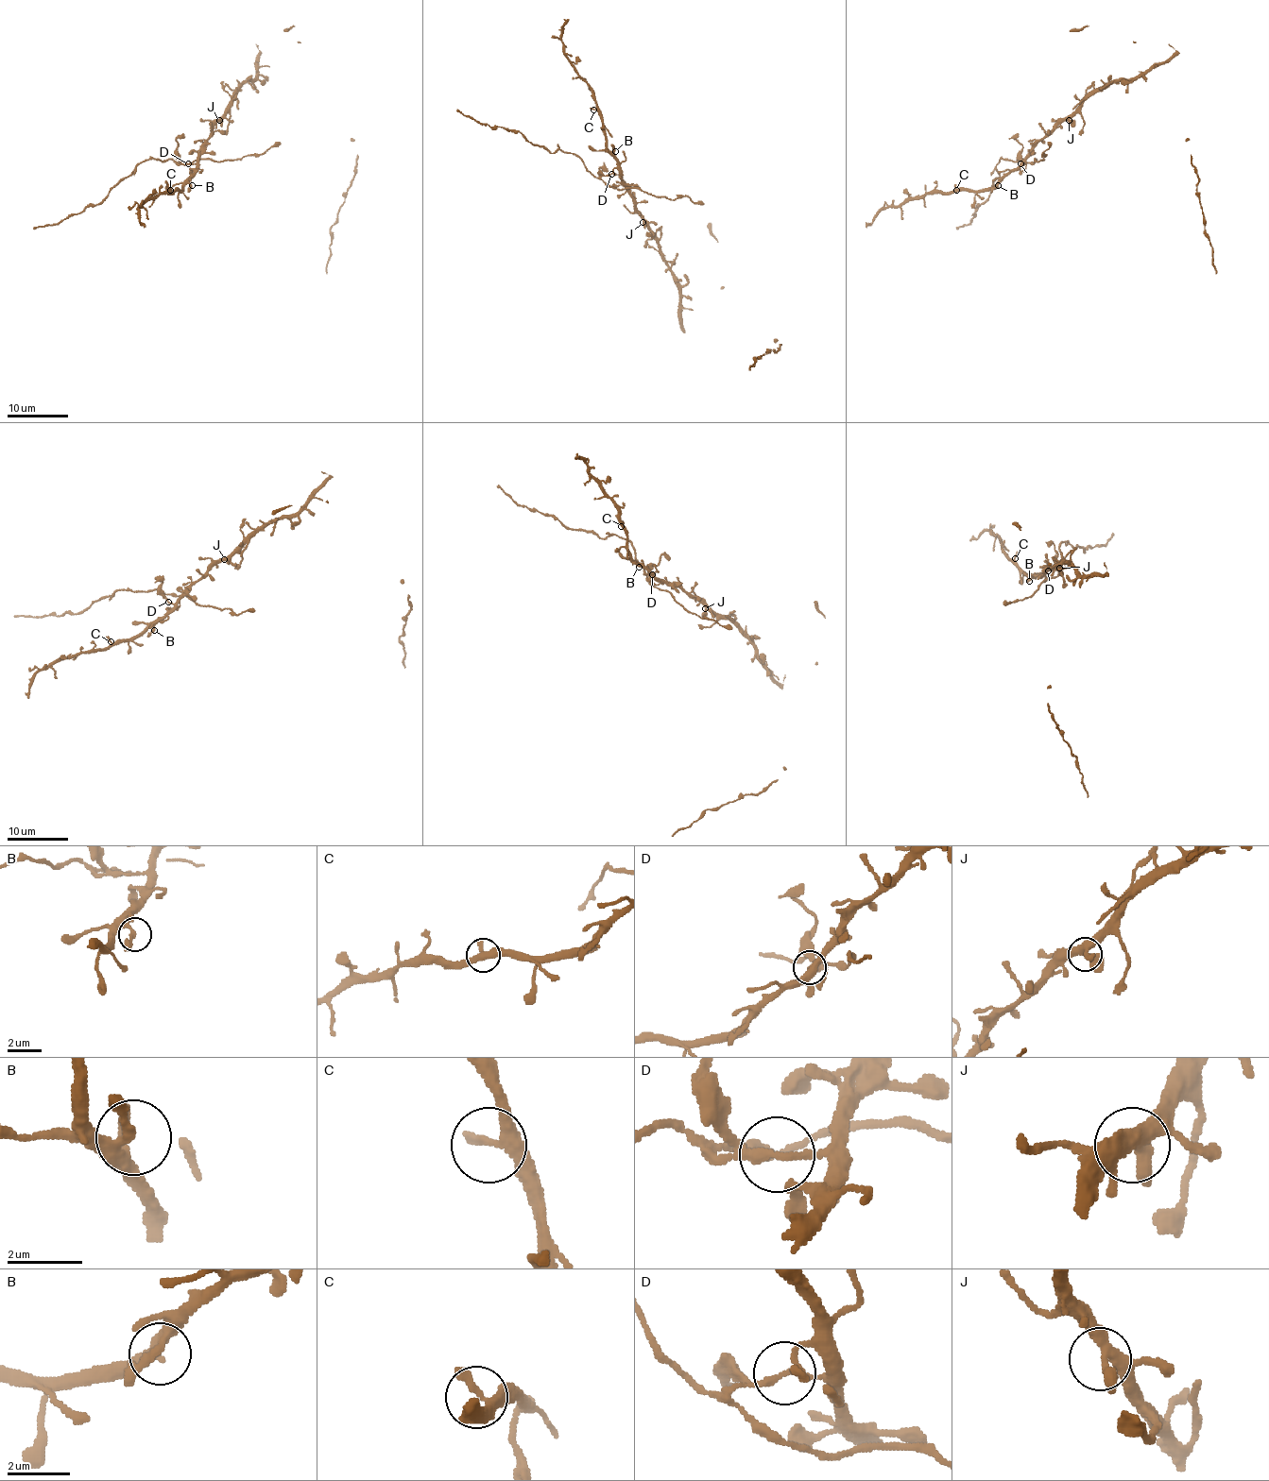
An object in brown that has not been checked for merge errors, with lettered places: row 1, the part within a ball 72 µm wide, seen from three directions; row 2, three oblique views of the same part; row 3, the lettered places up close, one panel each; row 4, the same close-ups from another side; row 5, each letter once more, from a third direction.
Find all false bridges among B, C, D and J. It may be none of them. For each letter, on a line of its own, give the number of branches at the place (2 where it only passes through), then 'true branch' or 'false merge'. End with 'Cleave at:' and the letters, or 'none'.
B: 2 branches meet; true branch
C: 2 branches meet; true branch
D: 2 branches meet; false merge
J: 4 branches meet; true branch
Cleave at: D

